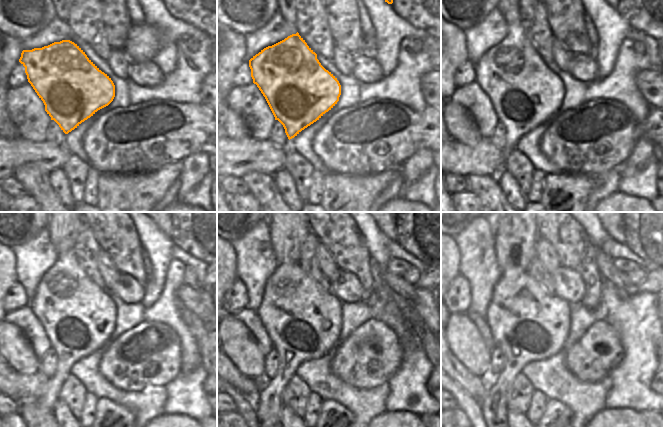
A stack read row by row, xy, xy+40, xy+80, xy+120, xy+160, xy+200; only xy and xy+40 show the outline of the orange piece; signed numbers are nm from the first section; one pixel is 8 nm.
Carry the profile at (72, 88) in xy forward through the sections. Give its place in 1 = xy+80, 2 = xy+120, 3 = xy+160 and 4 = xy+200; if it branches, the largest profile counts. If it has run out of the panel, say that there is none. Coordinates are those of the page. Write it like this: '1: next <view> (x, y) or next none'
1: next xy+80 (524, 92)
2: next xy+120 (77, 316)
3: next xy+160 (303, 321)
4: next xy+200 (527, 323)

